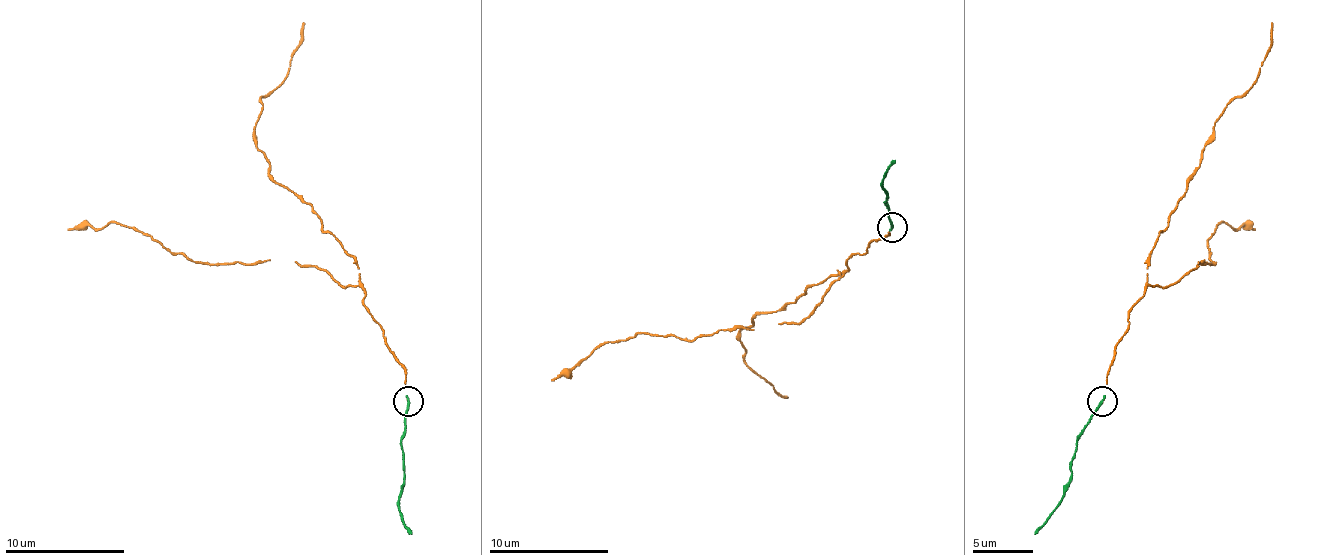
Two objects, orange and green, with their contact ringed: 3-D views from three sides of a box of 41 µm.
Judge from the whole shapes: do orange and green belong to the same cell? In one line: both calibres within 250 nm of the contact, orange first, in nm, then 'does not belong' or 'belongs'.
calibres 30 and 240 nm; belongs

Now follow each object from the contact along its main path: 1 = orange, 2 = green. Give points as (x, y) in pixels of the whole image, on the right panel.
1: (1103, 402), (1106, 372), (1145, 294), (1157, 236), (1196, 173), (1214, 122), (1259, 74), (1271, 47), (1271, 23)
2: (1103, 402), (1076, 444), (1070, 486), (1061, 504), (1034, 534)

